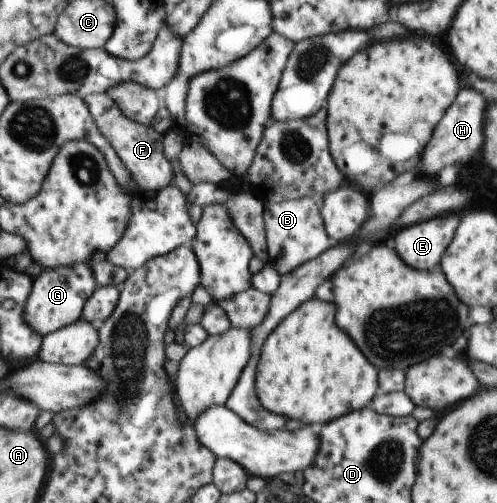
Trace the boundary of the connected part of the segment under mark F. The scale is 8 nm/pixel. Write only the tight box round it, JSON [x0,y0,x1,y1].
[84,93,174,193]

